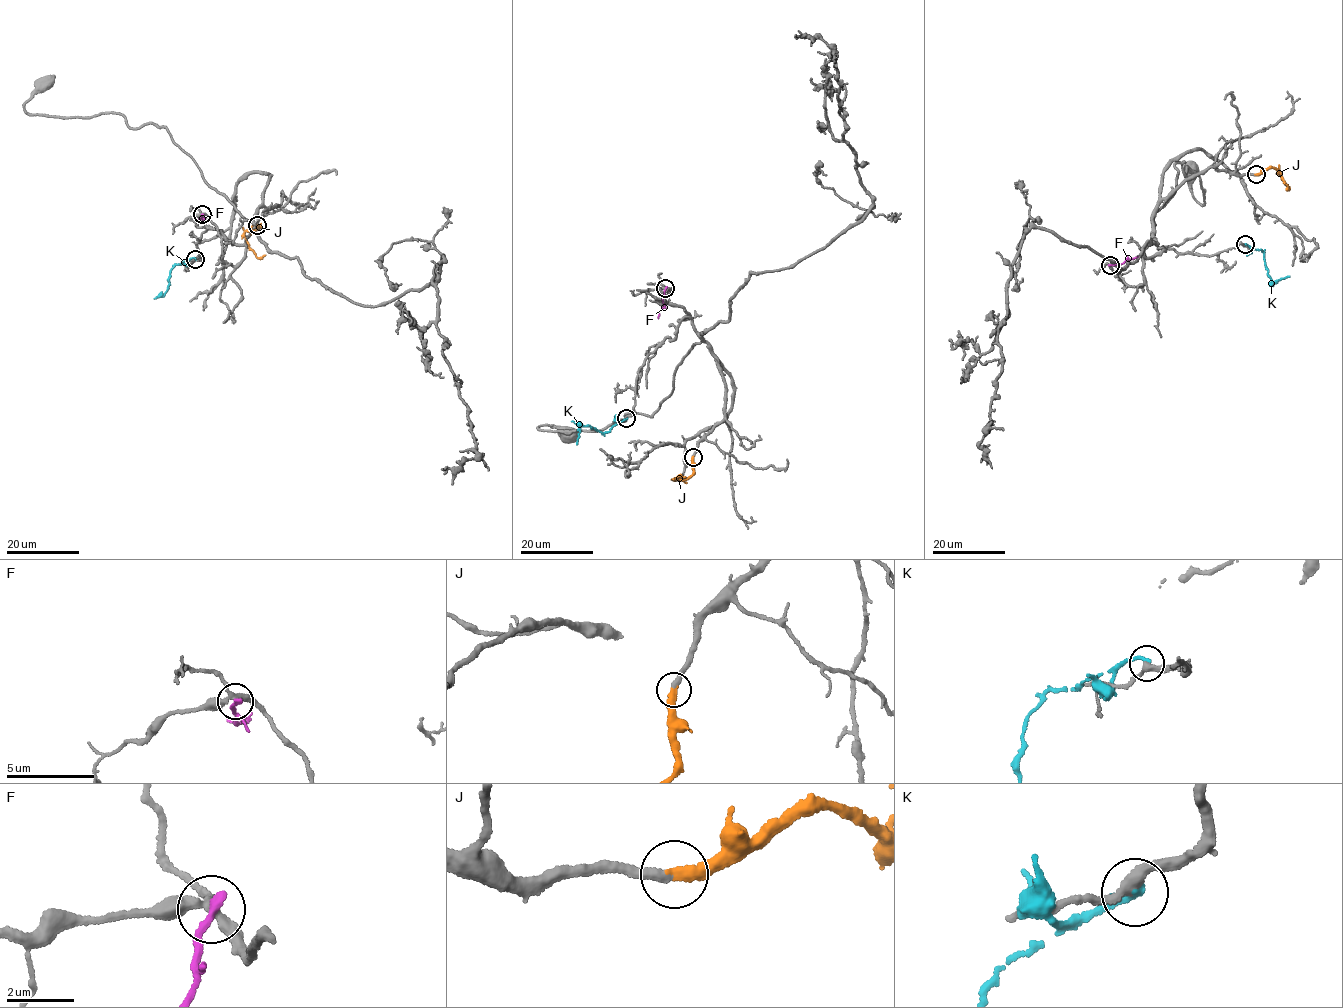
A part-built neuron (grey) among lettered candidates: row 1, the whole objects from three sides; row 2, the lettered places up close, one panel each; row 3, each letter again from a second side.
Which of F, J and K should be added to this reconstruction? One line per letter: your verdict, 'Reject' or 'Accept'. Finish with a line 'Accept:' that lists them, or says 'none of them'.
F: Reject
J: Accept
K: Reject
Accept: J

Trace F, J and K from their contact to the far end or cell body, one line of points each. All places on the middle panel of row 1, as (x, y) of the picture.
F: (666, 289), (658, 318)
J: (692, 457), (691, 475), (673, 479), (685, 477)
K: (626, 418), (603, 433), (589, 426), (581, 426), (577, 444)

